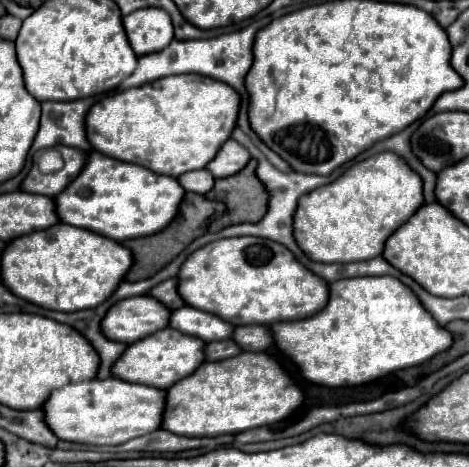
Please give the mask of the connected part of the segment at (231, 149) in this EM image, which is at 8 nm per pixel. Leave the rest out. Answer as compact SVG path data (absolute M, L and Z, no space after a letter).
M226 140L218 150L218 154L212 158L212 162L206 164L206 170L214 178L226 178L240 172L248 160L250 154L236 140Z

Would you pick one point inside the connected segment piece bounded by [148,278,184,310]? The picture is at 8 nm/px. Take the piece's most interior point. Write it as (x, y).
(166, 292)

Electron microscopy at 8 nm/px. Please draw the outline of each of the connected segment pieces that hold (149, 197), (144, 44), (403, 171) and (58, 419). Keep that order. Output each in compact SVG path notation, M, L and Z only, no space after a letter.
M92 150L88 152L88 162L84 162L80 176L64 188L64 194L54 198L54 204L60 222L122 242L164 230L176 216L182 196L184 190L180 190L180 184L174 178L160 176L144 166L120 162Z
M162 8L134 10L124 16L122 22L136 56L164 50L164 46L168 46L168 42L174 38L170 16Z
M382 152L350 166L338 180L298 198L294 240L314 262L348 264L382 254L386 238L422 206L420 178L394 152Z
M106 378L76 382L52 390L52 394L42 406L42 412L44 422L60 440L90 446L116 446L158 430L162 422L164 402L164 390L142 384L130 384L118 378Z

